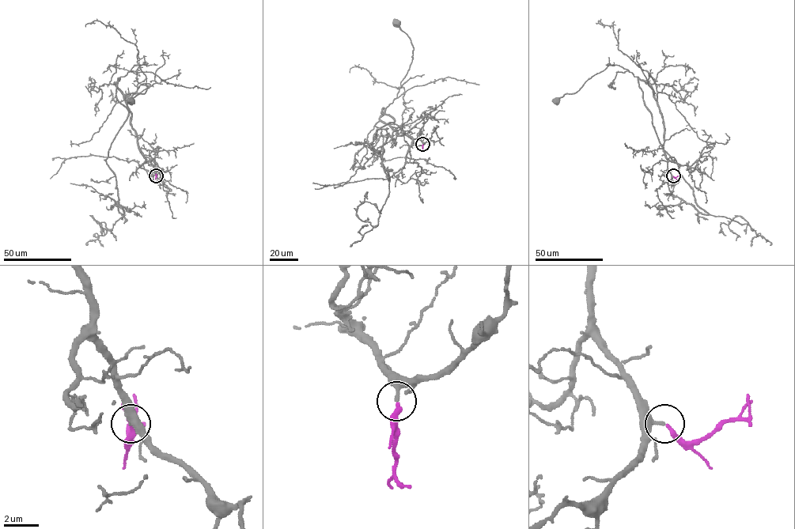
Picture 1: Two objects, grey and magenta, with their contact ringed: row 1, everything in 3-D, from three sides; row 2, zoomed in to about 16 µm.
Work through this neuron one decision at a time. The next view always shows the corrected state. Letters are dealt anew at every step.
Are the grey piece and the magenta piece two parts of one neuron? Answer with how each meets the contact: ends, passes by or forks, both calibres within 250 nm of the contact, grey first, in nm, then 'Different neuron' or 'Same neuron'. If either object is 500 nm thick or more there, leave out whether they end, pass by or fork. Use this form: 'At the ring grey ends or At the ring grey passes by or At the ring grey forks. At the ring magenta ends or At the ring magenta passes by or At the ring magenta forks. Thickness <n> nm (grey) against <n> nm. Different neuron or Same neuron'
At the ring grey ends. At the ring magenta ends. Thickness 280 nm (grey) against 280 nm. Same neuron

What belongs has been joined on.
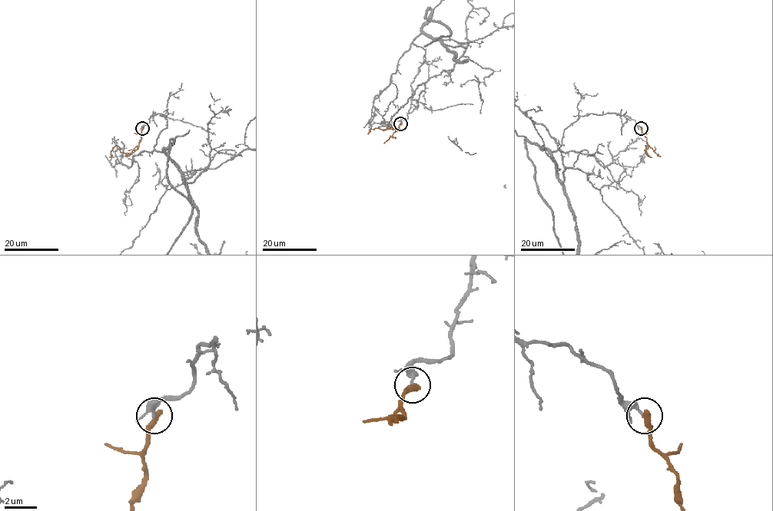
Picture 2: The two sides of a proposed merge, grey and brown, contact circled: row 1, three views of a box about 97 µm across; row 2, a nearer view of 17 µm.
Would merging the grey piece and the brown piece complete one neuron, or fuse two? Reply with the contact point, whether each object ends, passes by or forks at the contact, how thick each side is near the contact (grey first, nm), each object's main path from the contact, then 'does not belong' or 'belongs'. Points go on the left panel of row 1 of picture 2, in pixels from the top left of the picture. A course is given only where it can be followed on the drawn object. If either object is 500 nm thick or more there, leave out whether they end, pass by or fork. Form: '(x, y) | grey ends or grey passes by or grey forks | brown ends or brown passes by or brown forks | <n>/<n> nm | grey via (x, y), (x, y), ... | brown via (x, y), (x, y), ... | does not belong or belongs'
(142, 128) | grey ends | brown ends | 240/400 nm | brown via (142, 128), (138, 147), (134, 151), (124, 153), (116, 145), (110, 157) | does not belong

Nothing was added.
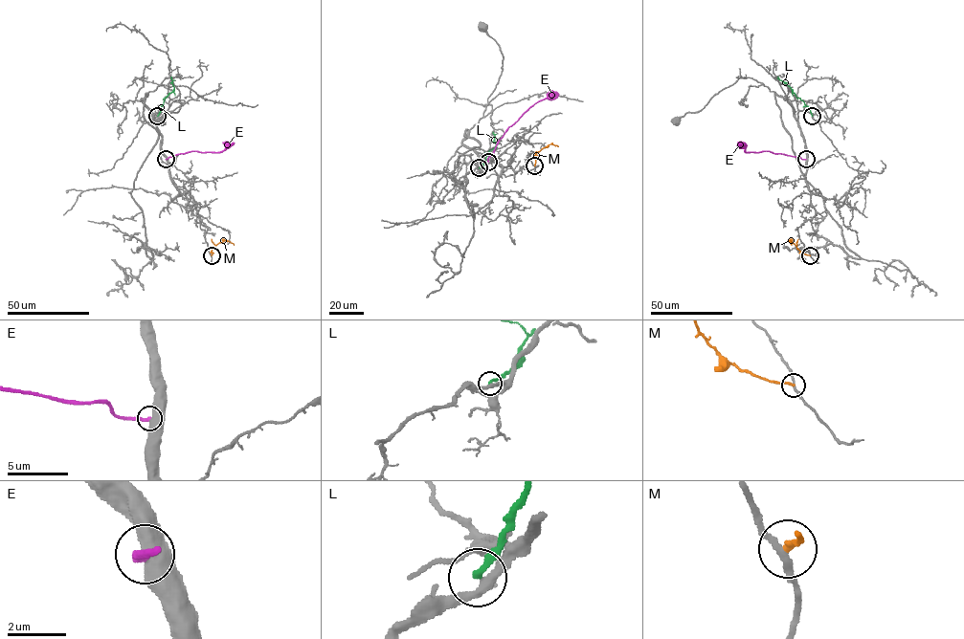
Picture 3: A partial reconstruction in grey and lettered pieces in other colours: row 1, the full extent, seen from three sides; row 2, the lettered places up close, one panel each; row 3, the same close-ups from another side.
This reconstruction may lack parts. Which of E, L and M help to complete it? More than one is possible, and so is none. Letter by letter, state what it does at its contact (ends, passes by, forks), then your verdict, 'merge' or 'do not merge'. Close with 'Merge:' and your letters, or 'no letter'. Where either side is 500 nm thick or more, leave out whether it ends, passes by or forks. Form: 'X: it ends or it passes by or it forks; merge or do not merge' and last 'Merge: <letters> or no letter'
E: do not merge
L: it ends; do not merge
M: it ends; do not merge
Merge: no letter

